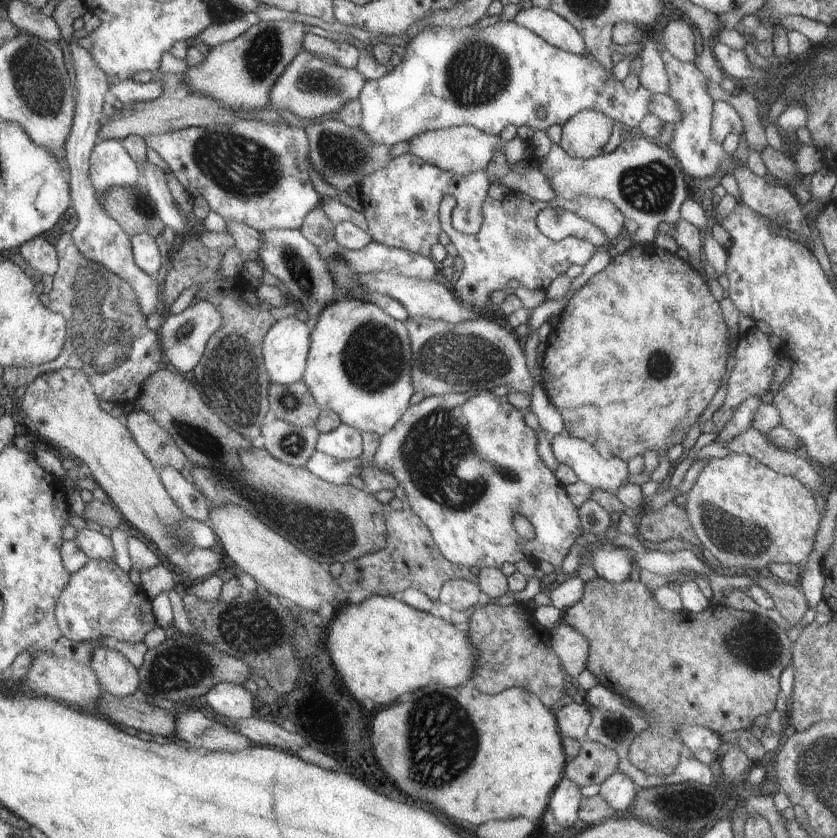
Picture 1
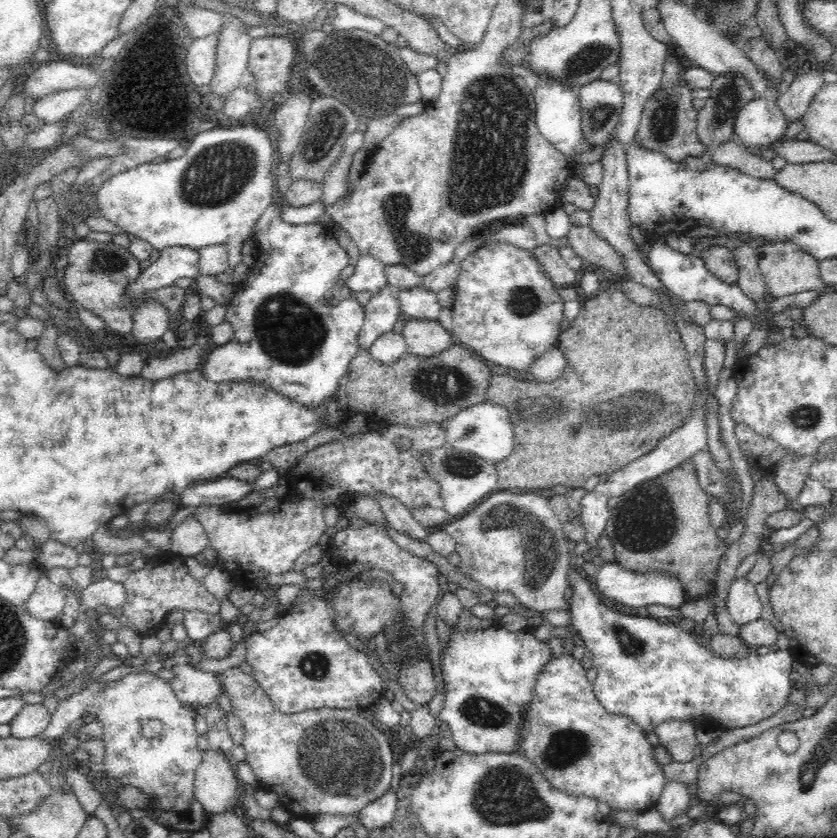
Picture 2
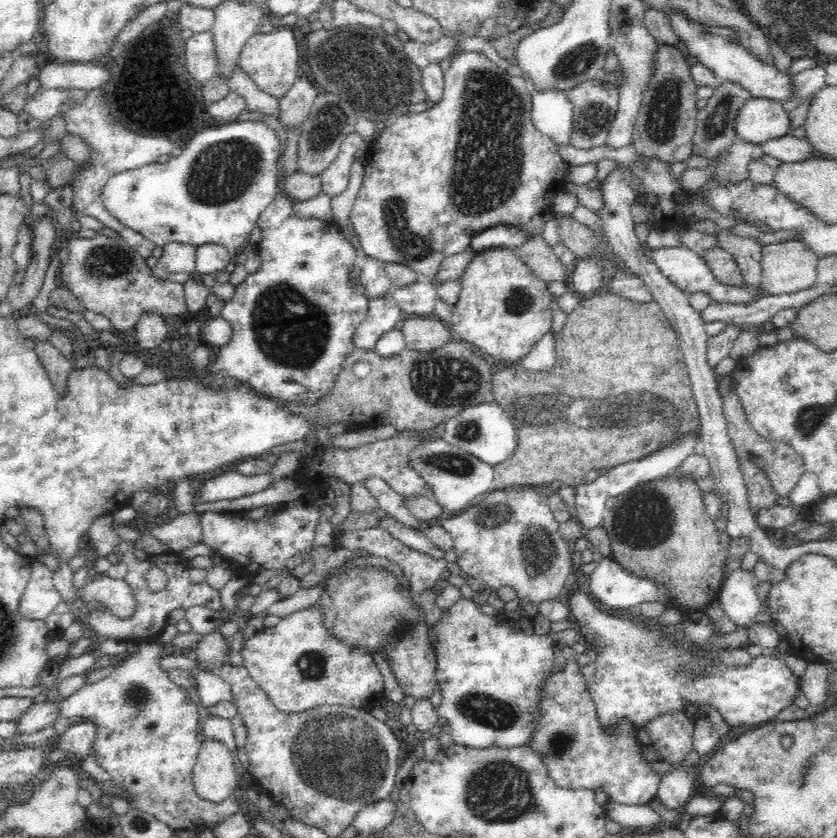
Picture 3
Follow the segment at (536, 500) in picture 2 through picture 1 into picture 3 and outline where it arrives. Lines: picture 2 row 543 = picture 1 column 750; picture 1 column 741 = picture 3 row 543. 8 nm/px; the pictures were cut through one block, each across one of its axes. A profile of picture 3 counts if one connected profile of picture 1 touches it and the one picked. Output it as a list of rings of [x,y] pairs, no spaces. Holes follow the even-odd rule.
[[[508,487],[508,490],[494,489],[471,507],[455,515],[442,516],[436,522],[452,537],[453,550],[457,554],[457,563],[461,570],[474,579],[479,579],[488,587],[497,589],[510,586],[517,592],[517,598],[538,604],[543,600],[565,599],[565,582],[571,572],[577,569],[571,562],[573,543],[566,540],[559,531],[559,522],[547,505],[547,497],[532,487]]]

